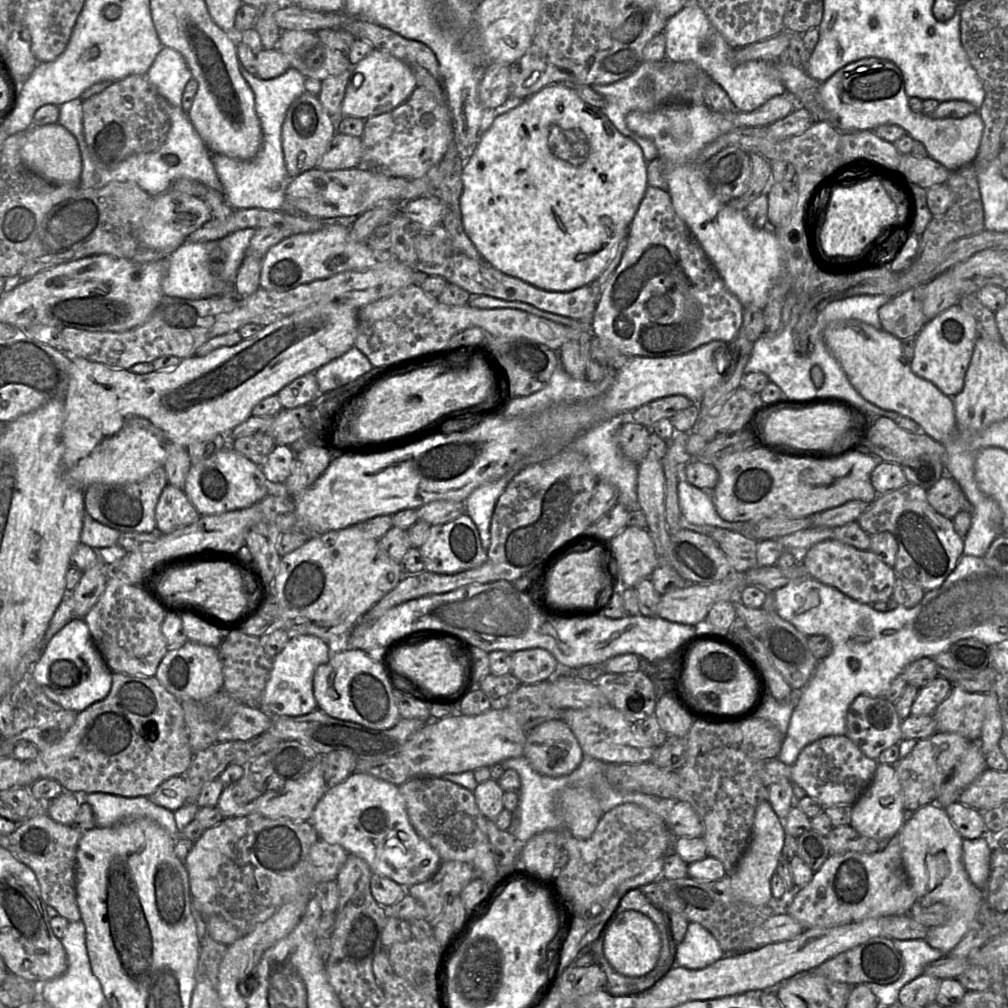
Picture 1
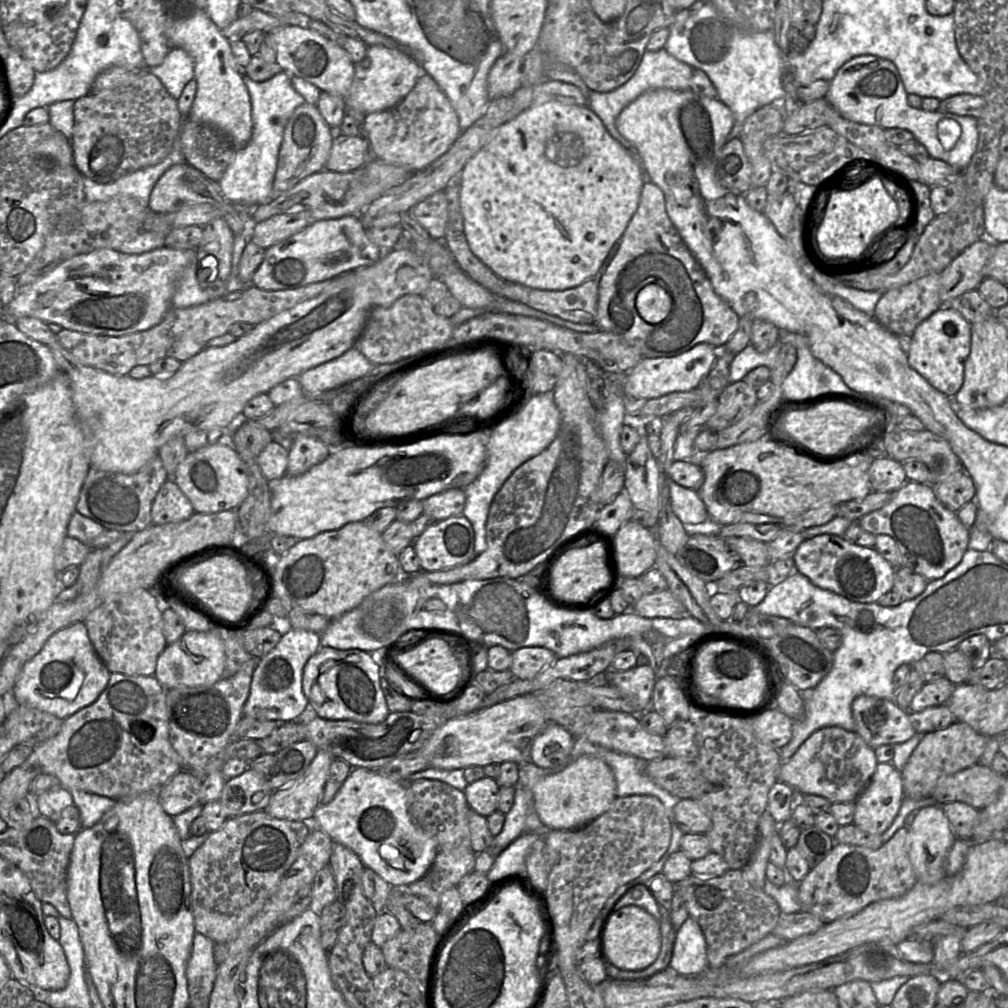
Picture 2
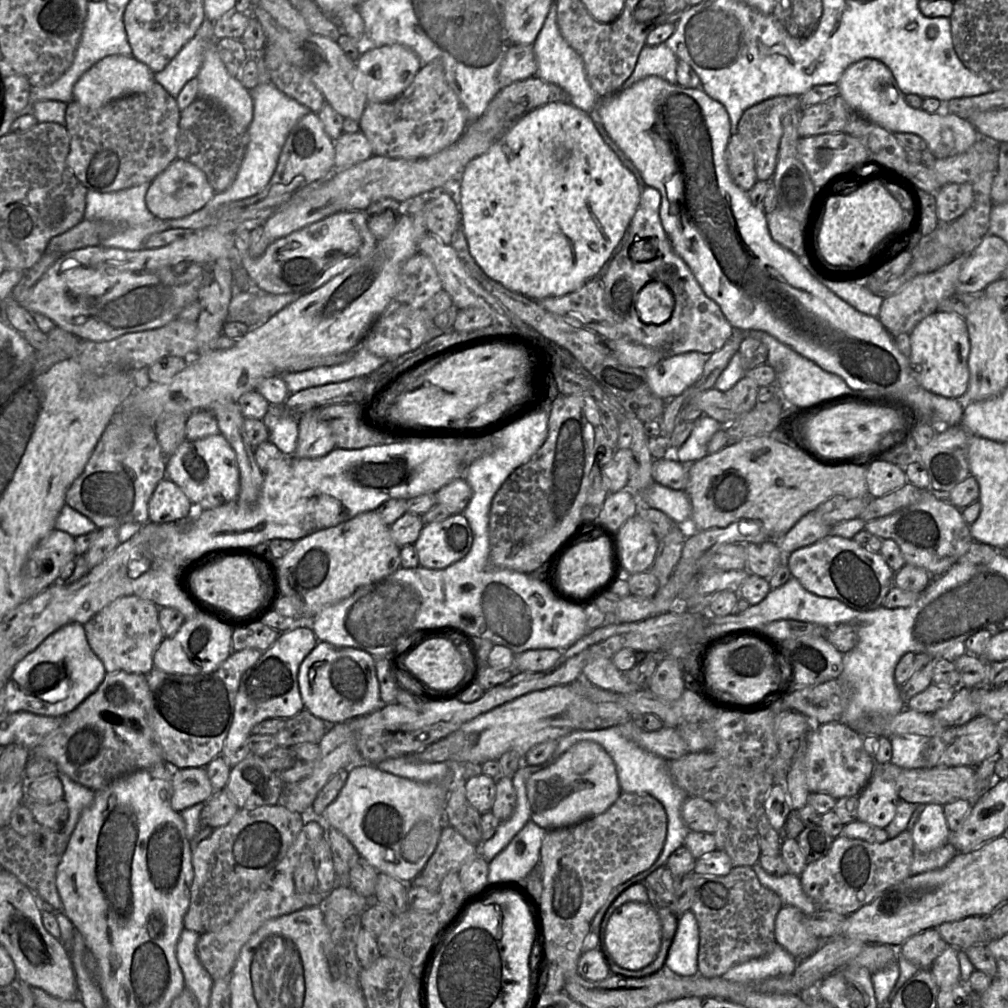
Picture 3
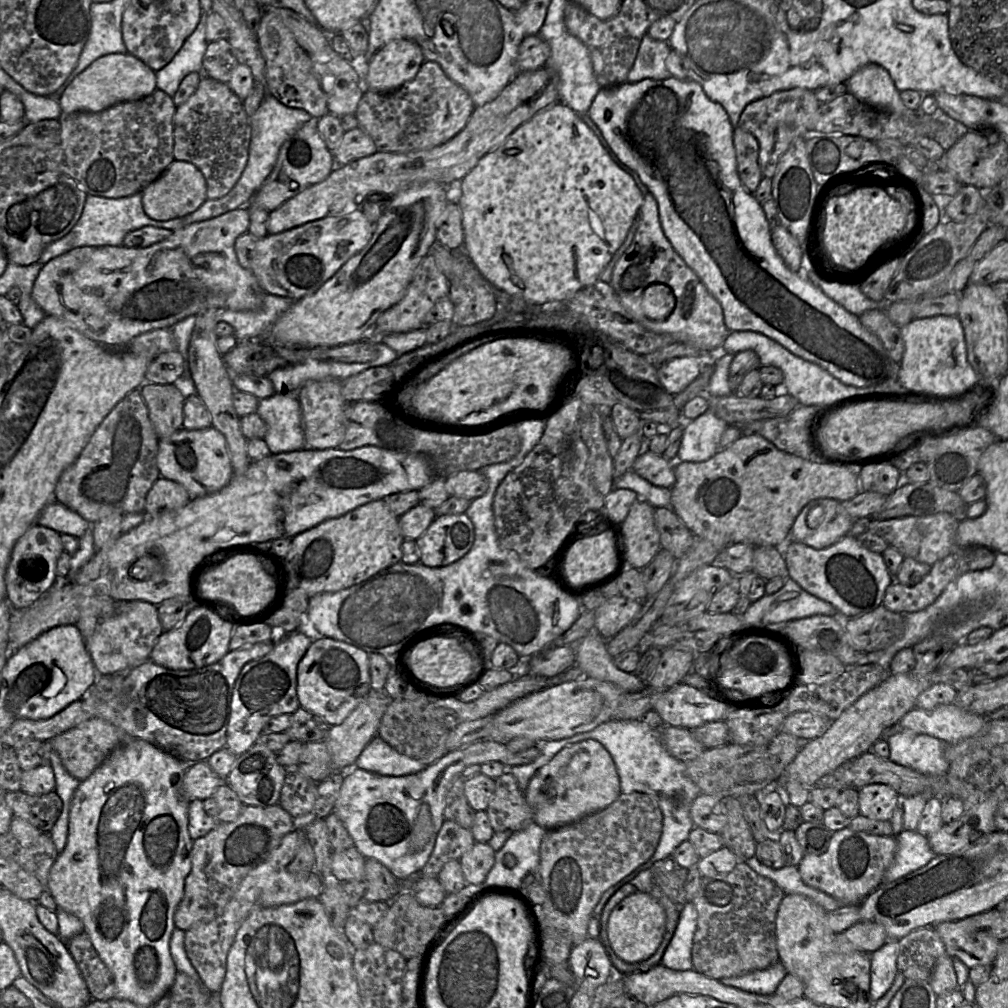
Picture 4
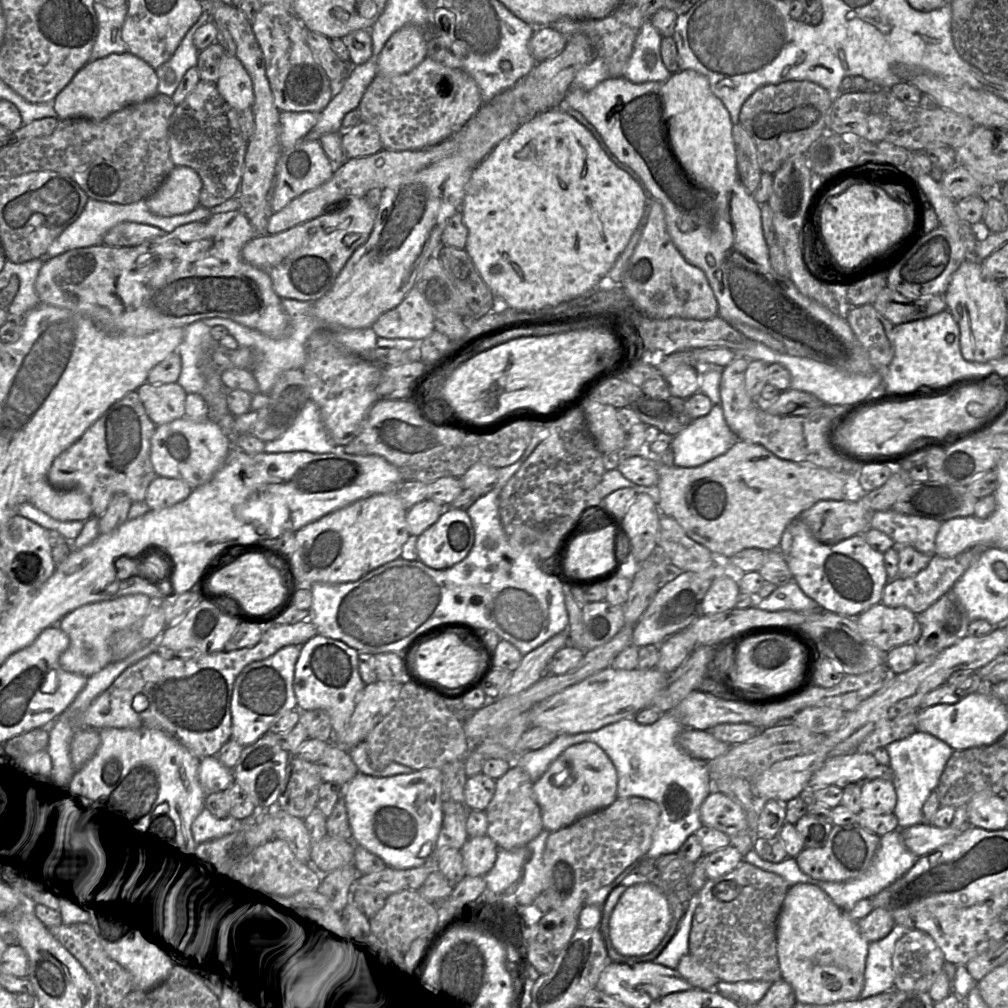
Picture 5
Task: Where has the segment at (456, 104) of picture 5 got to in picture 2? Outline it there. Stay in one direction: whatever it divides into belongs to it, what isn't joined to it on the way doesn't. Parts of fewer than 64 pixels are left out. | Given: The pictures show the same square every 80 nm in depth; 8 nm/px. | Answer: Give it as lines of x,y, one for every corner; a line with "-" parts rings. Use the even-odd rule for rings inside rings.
422,73
413,89
394,107
365,115
361,124
361,136
367,141
370,157
387,164
401,166
412,173
424,170
439,159
461,134
459,119
450,100
427,73

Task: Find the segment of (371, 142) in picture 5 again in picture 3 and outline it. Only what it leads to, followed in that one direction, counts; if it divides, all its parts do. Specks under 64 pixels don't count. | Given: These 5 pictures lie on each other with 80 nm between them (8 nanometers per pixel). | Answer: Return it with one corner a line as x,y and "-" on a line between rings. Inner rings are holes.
362,132
342,135
334,142
335,170
349,168
373,155
372,147

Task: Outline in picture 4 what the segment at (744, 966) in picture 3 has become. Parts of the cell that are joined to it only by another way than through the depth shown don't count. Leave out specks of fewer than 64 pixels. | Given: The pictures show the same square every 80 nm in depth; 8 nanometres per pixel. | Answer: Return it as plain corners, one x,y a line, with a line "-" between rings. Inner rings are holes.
780,961
772,966
745,973
736,977
720,979
721,983
746,992
758,995
771,995
780,982
787,975
787,971

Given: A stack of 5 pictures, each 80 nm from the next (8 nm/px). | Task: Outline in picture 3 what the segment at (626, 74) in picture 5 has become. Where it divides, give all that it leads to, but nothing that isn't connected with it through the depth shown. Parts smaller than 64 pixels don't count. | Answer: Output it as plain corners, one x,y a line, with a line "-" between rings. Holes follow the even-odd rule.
664,42
658,46
645,45
639,55
631,76
624,82
621,89
631,87
648,76
657,76
667,82
677,84
678,58

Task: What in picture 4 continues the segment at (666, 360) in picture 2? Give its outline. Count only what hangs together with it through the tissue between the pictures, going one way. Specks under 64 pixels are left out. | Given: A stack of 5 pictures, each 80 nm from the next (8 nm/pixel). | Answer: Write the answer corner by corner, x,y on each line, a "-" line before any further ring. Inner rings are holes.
677,357
657,367
658,378
668,393
676,395
700,375
702,367
699,357

